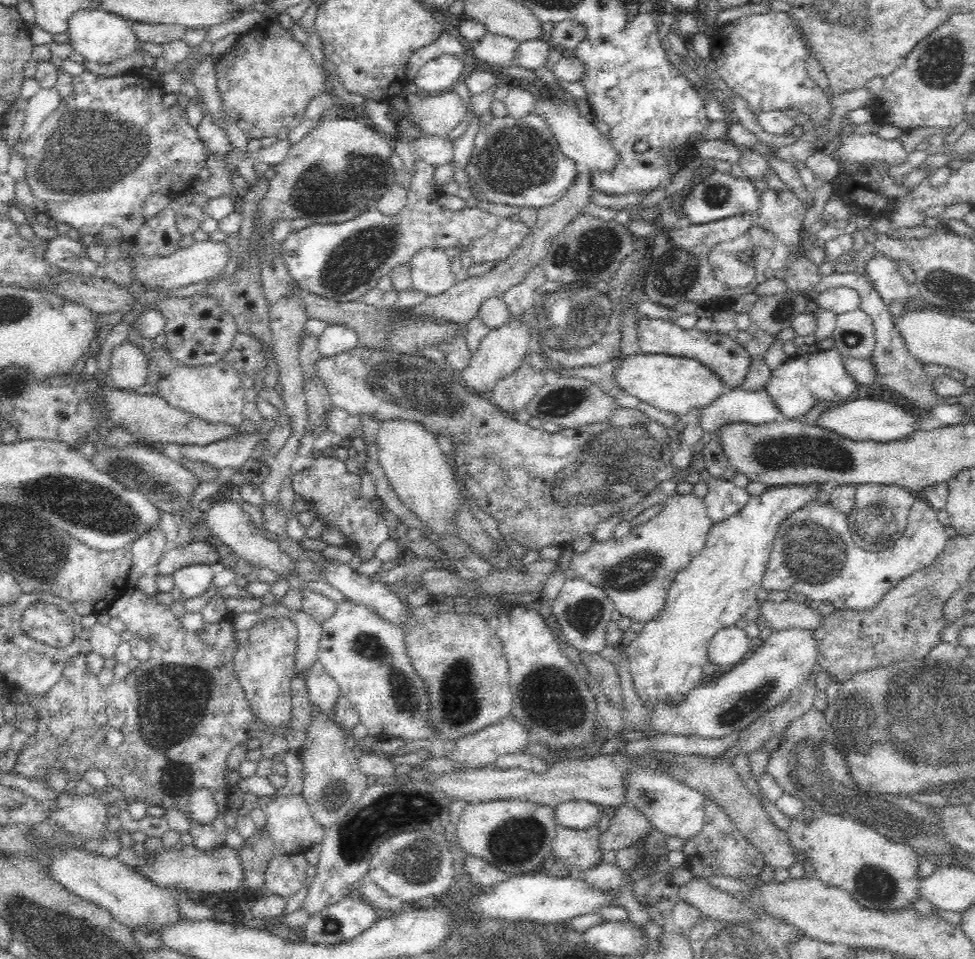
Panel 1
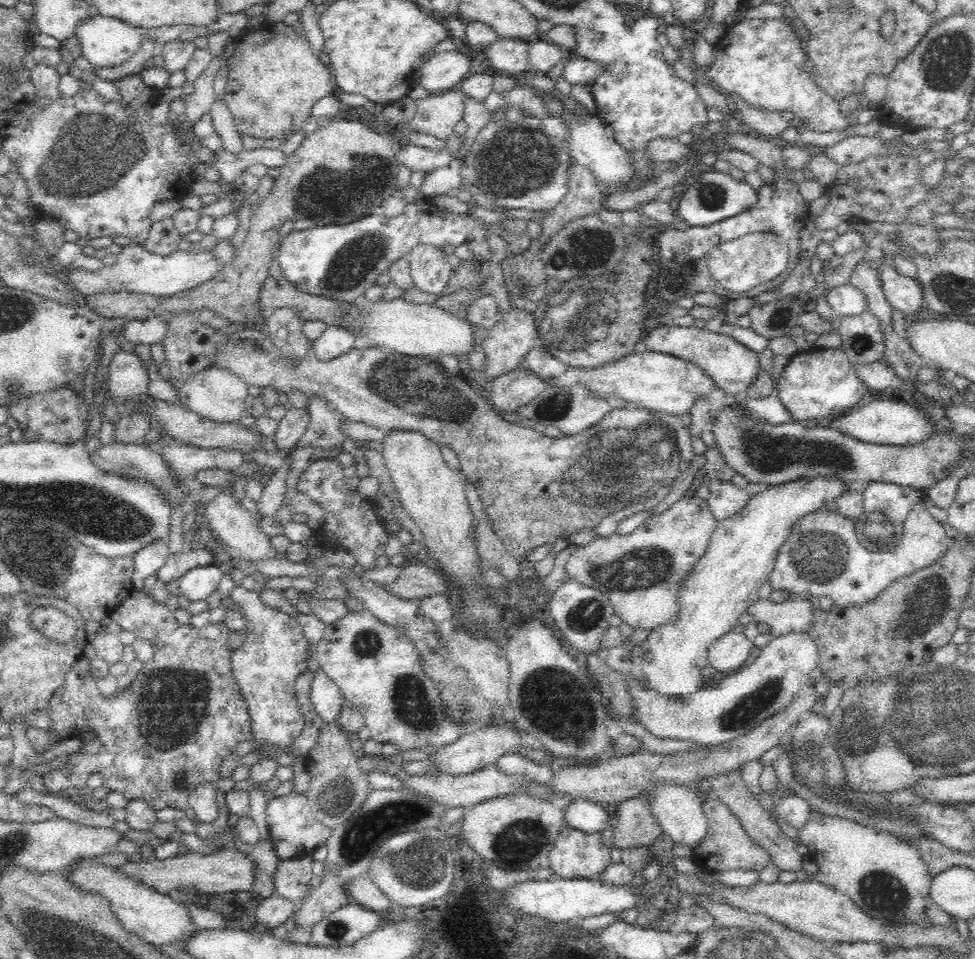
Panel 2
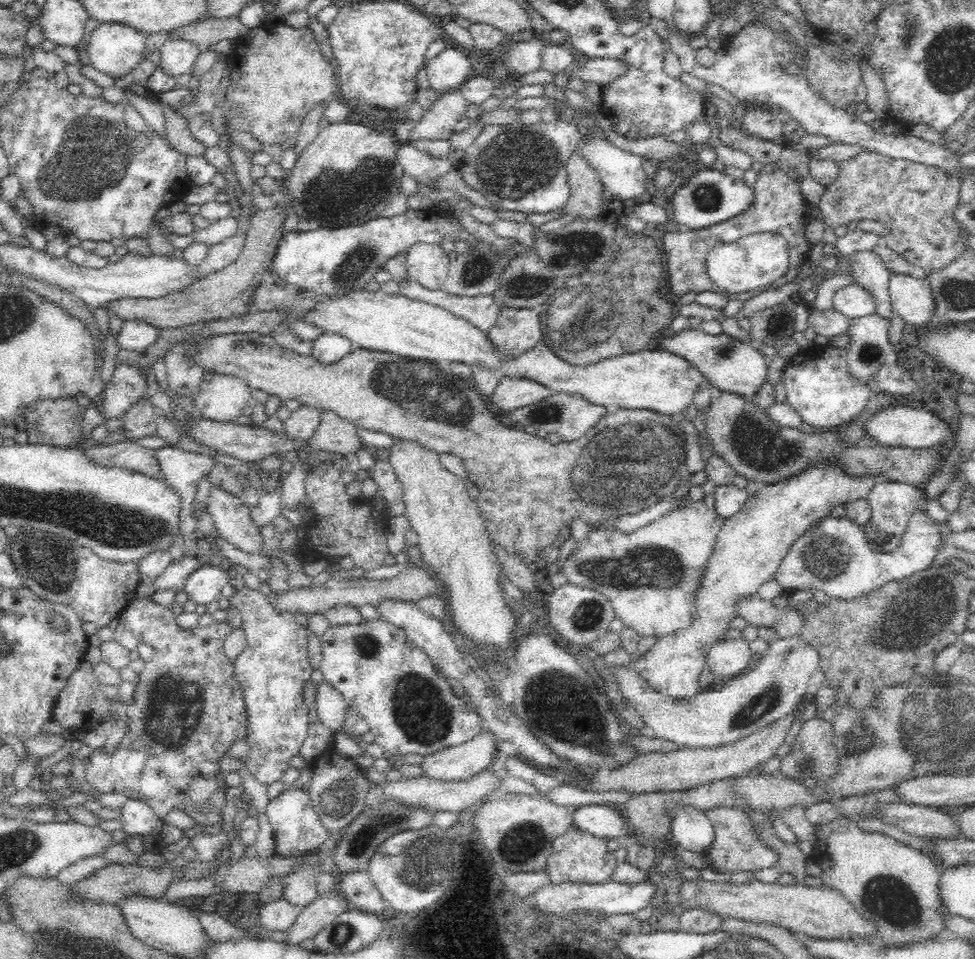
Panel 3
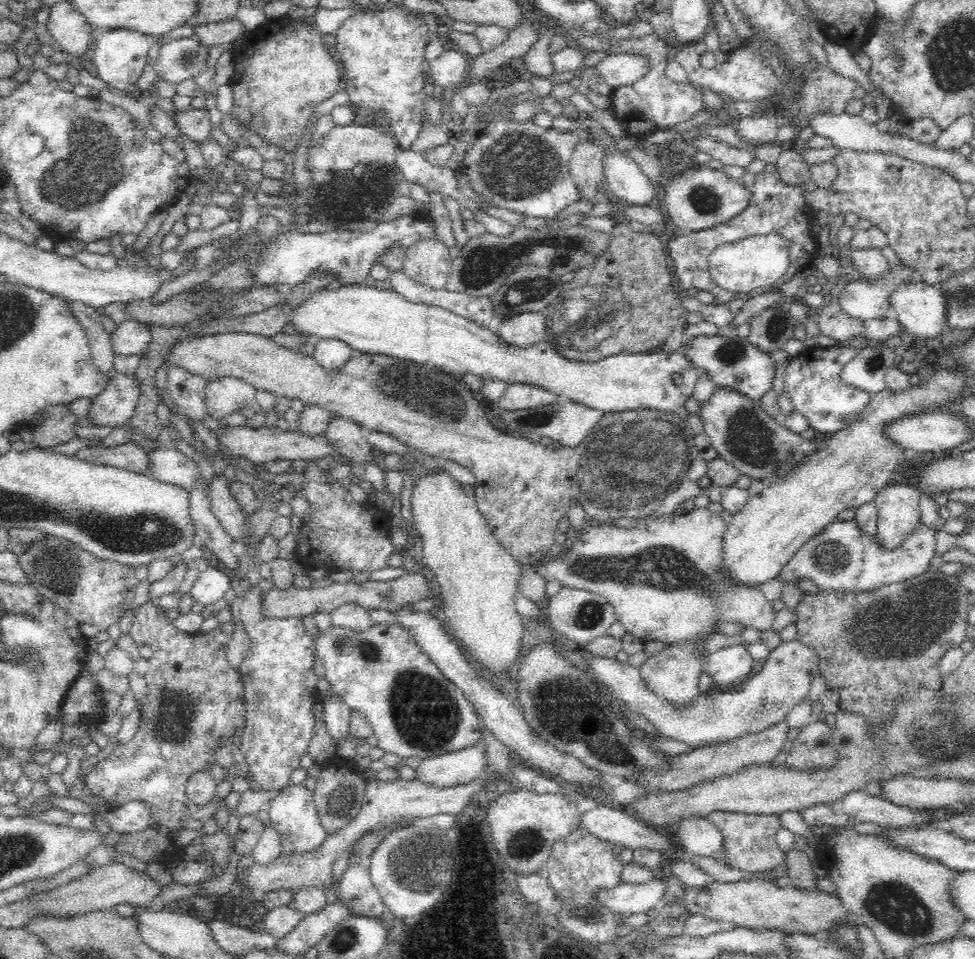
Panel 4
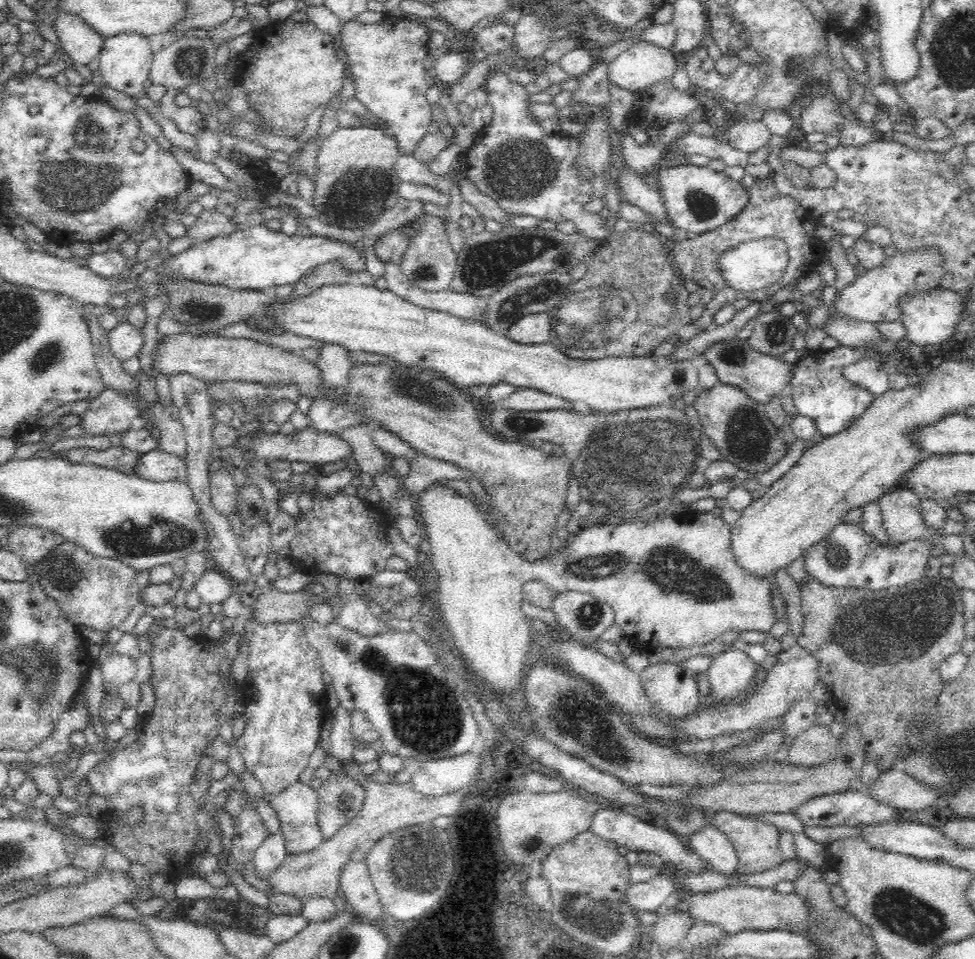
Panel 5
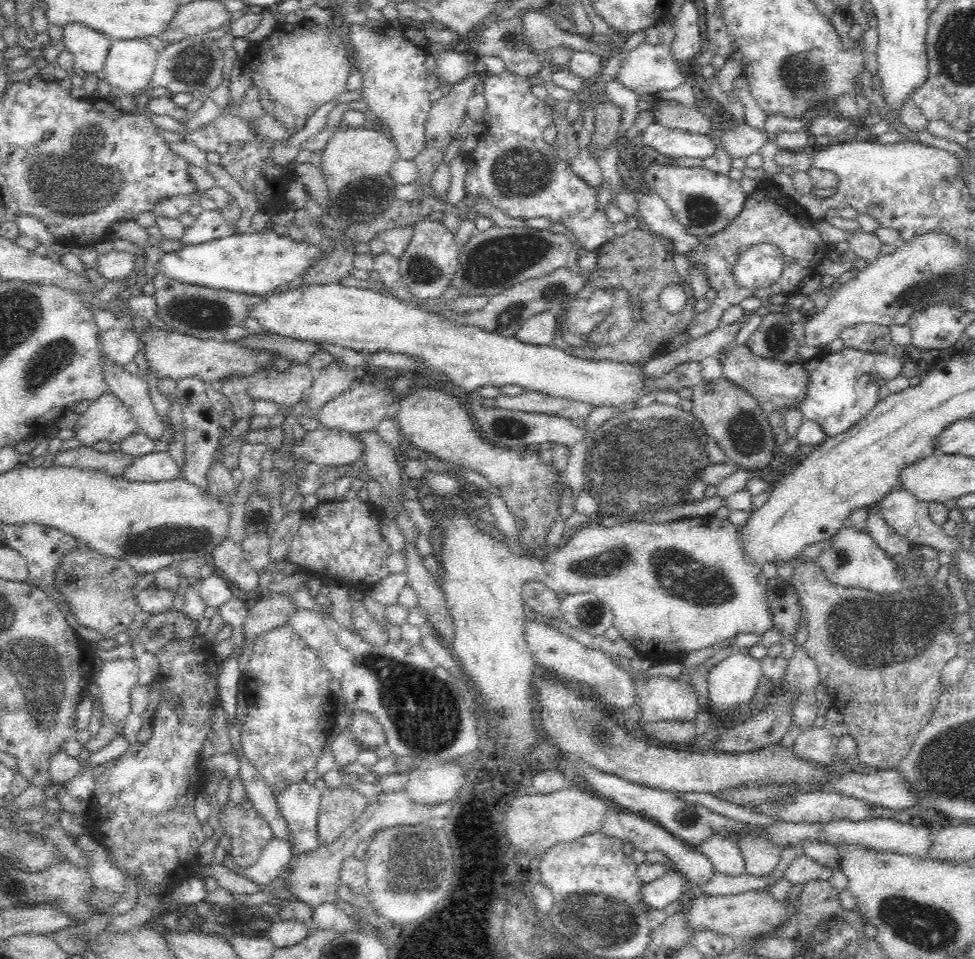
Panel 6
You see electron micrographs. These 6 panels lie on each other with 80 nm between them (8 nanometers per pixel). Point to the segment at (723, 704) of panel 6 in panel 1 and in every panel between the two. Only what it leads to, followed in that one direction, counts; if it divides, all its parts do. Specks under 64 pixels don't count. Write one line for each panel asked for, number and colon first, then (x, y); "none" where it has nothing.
1: (729, 646)
2: (731, 651)
3: (727, 658)
4: (731, 665)
5: (730, 674)

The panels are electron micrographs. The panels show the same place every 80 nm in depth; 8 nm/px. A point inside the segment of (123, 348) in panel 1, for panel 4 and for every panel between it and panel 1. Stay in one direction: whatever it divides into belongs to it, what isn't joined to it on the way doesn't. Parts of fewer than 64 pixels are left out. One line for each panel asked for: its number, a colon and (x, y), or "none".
2: (128, 377)
3: (127, 385)
4: (113, 407)

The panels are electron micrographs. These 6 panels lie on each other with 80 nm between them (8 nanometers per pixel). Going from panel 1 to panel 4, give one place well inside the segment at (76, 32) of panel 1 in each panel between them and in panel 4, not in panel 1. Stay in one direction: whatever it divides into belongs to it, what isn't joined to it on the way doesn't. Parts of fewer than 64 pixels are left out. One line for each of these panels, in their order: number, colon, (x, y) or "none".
2: (106, 42)
3: (114, 49)
4: (120, 55)

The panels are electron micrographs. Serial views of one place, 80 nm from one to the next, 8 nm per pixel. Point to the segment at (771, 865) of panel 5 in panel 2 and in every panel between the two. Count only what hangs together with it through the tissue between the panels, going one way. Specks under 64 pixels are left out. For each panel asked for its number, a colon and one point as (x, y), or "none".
2: (725, 846)
3: (735, 847)
4: (748, 843)

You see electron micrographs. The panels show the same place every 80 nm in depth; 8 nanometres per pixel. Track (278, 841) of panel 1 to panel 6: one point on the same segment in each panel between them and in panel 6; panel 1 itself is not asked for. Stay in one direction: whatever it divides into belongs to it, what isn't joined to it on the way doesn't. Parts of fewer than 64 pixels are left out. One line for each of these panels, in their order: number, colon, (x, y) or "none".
2: (294, 831)
3: (297, 830)
4: (293, 815)
5: (296, 807)
6: (298, 805)

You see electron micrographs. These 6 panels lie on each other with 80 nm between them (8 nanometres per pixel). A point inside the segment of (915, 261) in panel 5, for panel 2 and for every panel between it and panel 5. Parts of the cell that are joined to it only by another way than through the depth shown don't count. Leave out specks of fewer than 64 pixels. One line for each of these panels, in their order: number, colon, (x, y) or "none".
2: (844, 300)
3: (852, 301)
4: (861, 300)

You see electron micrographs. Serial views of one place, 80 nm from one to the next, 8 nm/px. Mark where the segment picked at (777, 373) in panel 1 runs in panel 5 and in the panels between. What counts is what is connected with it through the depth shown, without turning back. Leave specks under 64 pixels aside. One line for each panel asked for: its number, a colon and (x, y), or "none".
2: (816, 384)
3: (819, 387)
4: (813, 381)
5: (816, 386)

